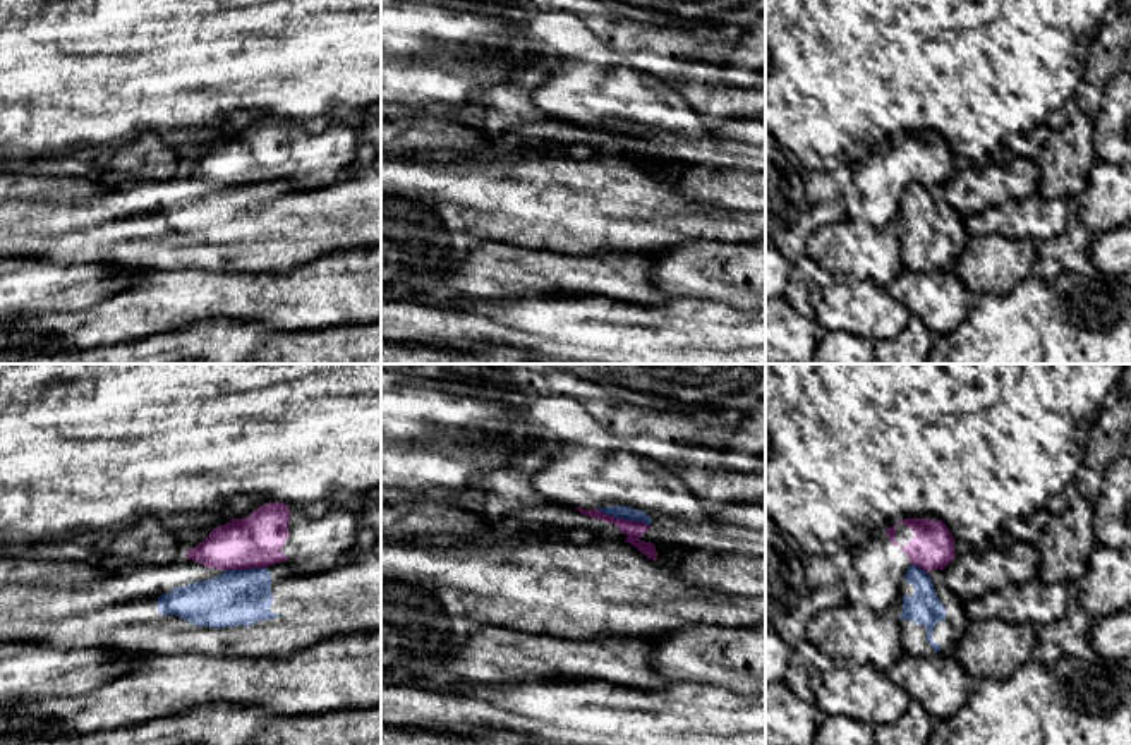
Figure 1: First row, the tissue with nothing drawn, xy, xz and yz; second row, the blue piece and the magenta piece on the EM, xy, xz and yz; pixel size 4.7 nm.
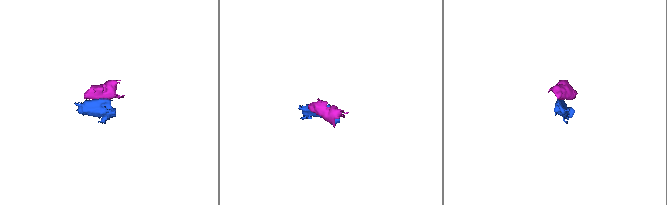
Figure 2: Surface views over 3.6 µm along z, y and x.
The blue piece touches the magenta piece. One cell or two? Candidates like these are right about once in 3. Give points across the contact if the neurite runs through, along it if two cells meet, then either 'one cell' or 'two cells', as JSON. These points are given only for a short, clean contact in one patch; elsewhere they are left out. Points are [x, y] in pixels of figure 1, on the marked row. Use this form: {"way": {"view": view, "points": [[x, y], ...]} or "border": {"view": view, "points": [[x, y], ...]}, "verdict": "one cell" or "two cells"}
{"border": {"view": "xz", "points": [[596, 508], [615, 517], [642, 520], [649, 526]]}, "verdict": "two cells"}

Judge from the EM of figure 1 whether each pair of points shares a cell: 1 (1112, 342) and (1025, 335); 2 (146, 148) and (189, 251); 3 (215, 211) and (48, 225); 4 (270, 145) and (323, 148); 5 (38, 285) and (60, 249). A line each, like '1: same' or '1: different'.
1: same
2: different
3: same
4: same
5: different

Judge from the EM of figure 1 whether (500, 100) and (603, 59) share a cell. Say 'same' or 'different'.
different

